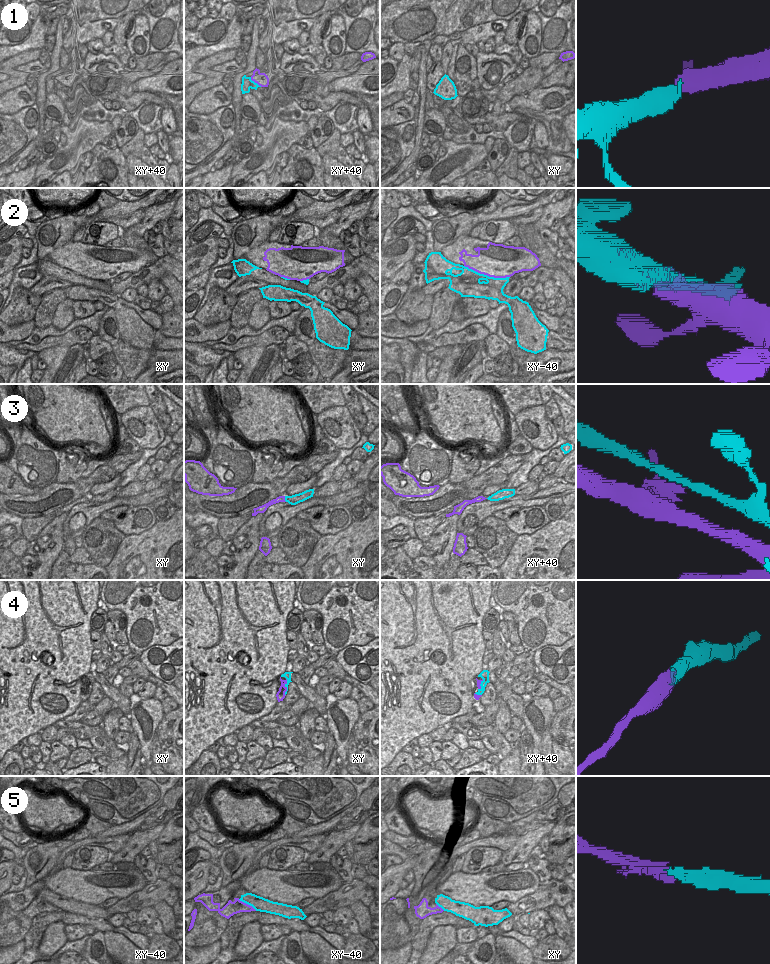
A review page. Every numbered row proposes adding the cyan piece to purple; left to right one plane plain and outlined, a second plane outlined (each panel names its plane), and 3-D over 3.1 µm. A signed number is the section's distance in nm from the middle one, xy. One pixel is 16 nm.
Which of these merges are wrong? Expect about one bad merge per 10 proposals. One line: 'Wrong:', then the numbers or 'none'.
Wrong: 3

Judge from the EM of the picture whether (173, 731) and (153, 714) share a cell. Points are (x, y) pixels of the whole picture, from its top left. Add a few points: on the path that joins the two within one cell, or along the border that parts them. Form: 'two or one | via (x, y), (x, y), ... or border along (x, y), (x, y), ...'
two | border along (164, 714), (155, 734)

